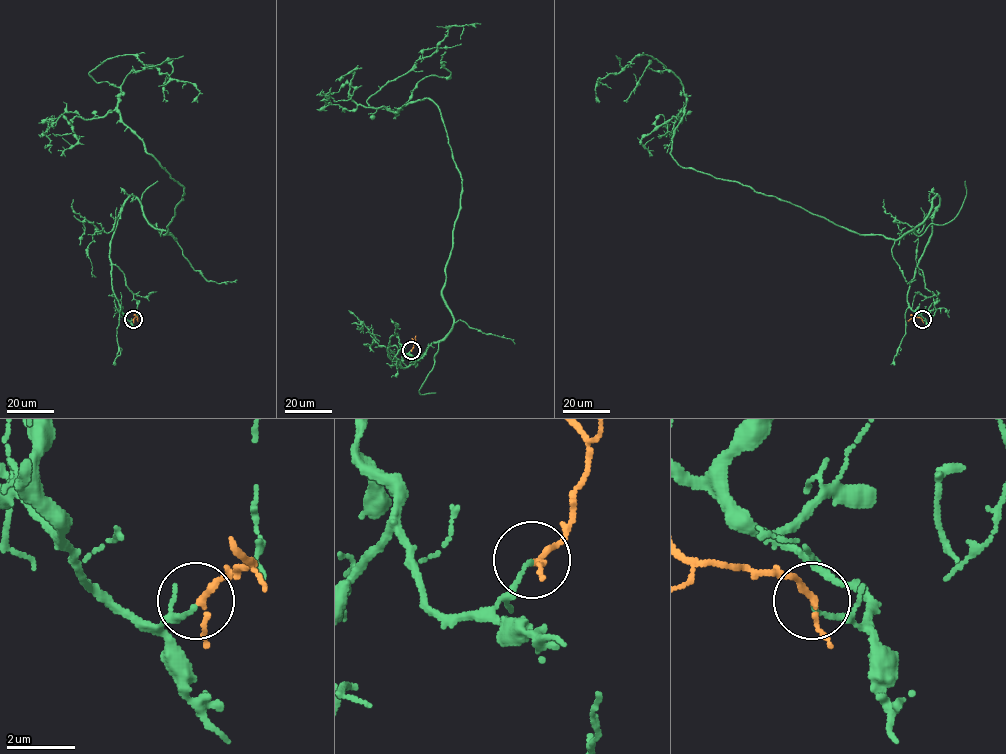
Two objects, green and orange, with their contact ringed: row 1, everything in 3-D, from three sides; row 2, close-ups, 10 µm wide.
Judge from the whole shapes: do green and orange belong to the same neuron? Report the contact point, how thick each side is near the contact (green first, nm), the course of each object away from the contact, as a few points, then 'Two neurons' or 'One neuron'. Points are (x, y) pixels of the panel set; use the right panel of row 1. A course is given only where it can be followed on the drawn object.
Place: (922, 319). Thickness 110 nm (green) against 150 nm. Course of green: (922, 319), (907, 294), (937, 195), (888, 239), (681, 167), (686, 94), (650, 55), (598, 79), (596, 102). Course of orange: (922, 319), (915, 317), (907, 320). One neuron

